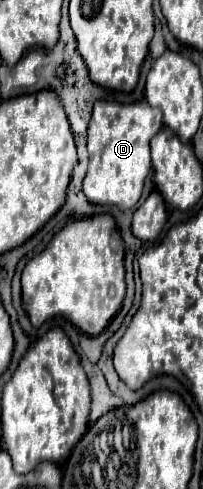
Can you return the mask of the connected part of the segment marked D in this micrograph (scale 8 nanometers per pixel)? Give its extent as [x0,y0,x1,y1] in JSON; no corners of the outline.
[83,100,163,210]

